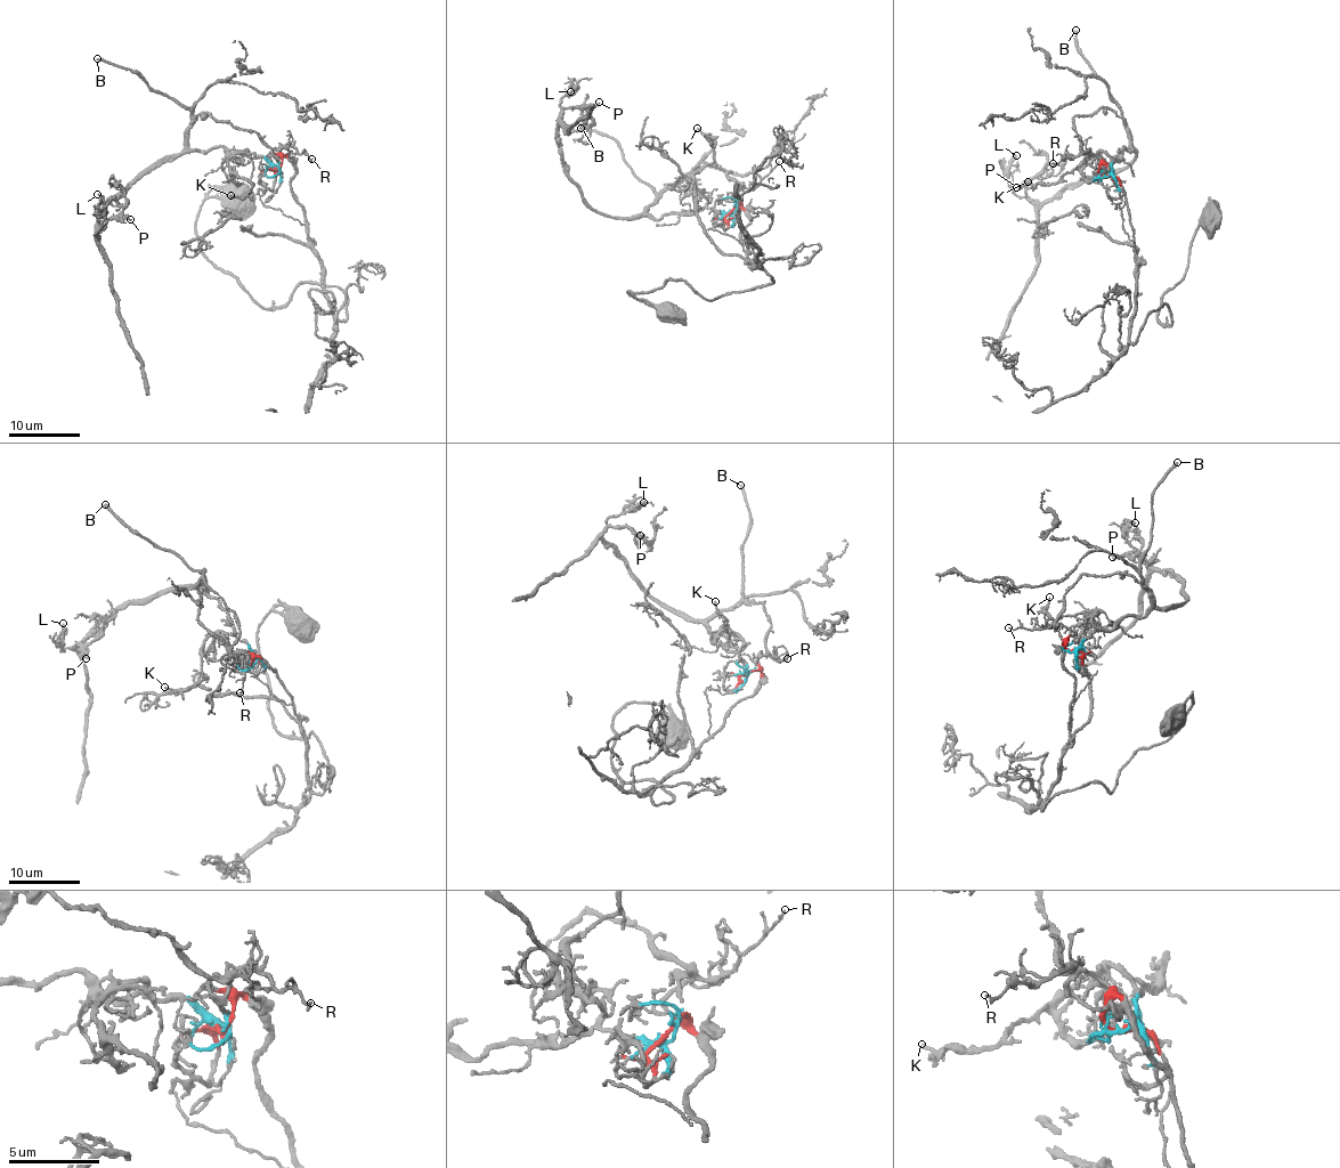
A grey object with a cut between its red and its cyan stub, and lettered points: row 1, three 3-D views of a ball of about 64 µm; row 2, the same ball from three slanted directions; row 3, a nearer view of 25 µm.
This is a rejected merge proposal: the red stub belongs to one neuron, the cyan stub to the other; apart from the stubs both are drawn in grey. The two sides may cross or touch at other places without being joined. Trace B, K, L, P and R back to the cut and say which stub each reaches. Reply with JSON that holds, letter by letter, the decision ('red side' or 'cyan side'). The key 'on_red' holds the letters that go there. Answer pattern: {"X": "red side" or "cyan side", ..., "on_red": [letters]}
{"B": "cyan side", "K": "cyan side", "L": "cyan side", "P": "cyan side", "R": "cyan side", "on_red": []}

